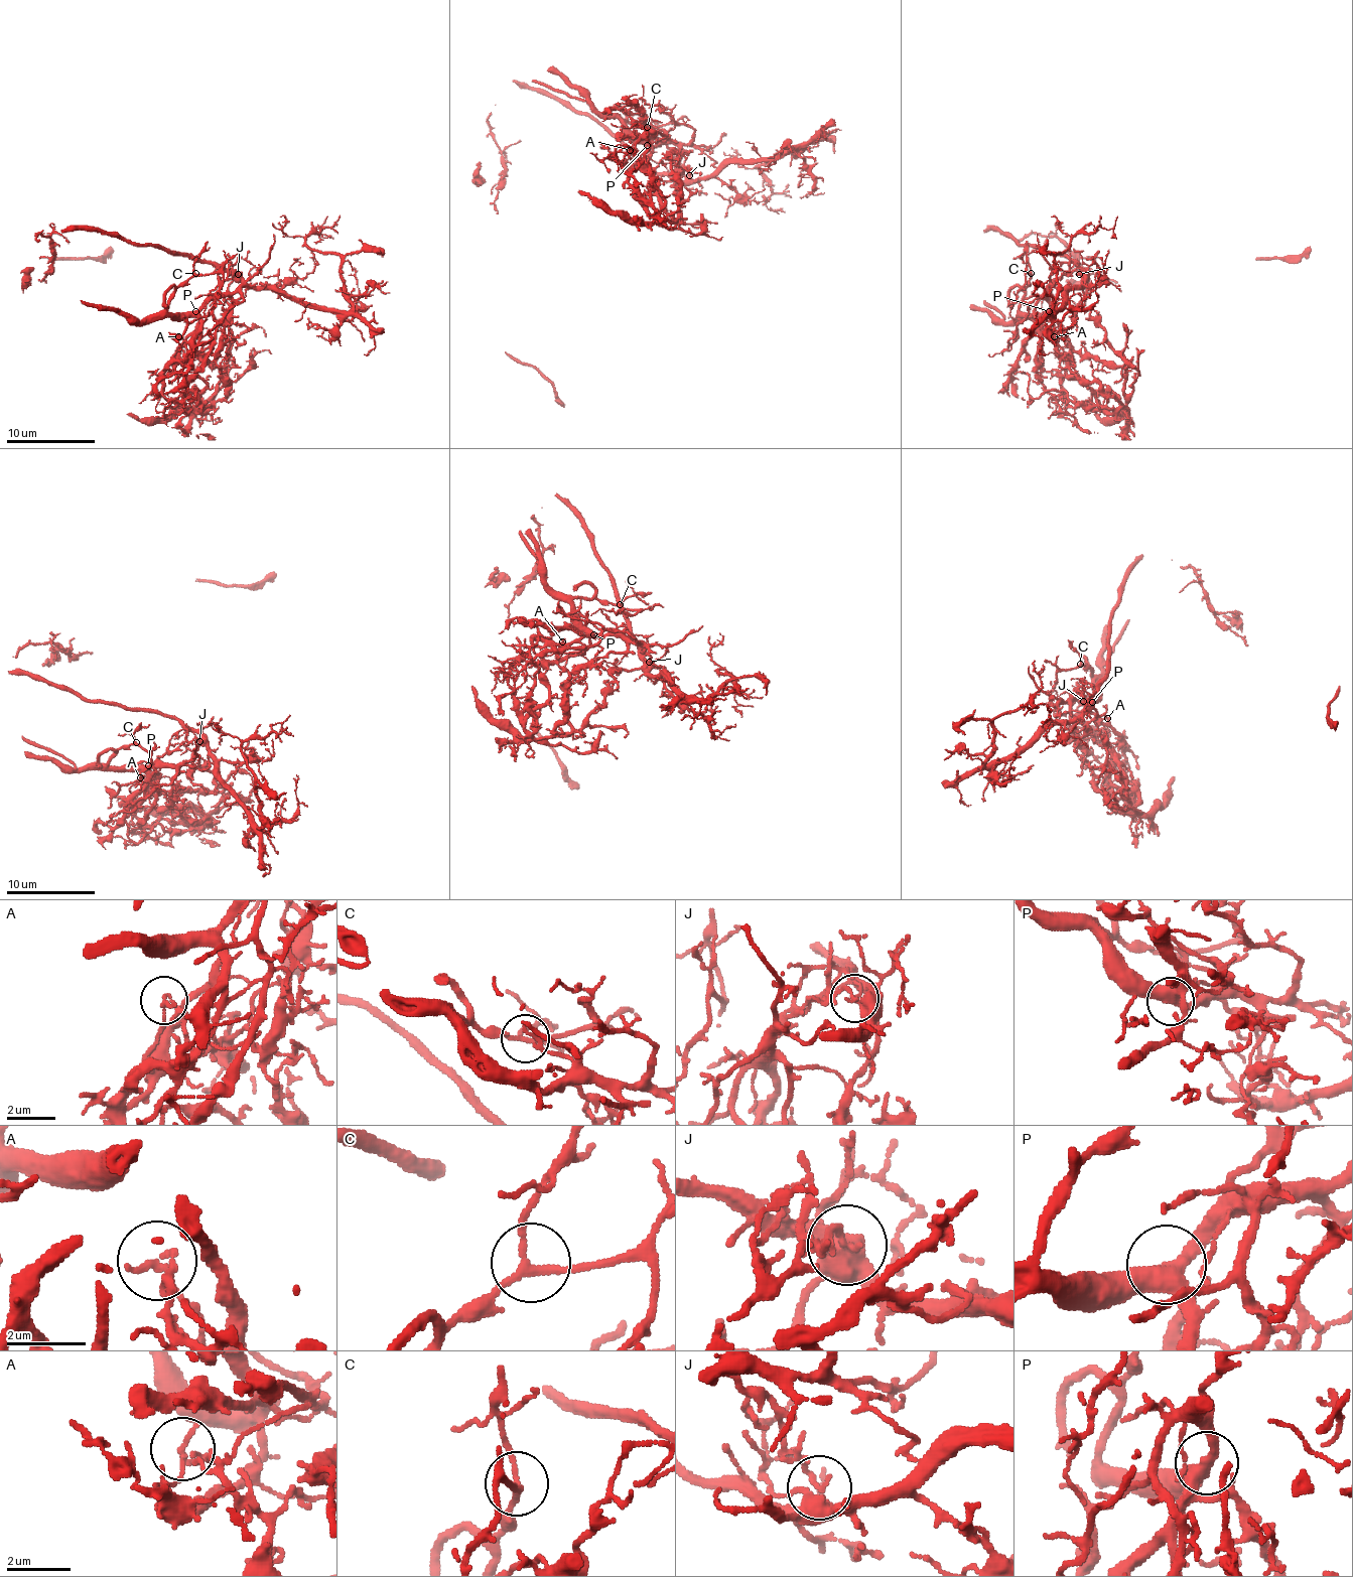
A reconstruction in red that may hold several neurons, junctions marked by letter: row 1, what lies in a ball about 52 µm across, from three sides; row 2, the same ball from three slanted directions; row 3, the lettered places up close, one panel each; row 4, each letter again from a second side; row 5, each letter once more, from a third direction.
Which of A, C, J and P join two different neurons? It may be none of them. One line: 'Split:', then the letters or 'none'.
Split: A, J

